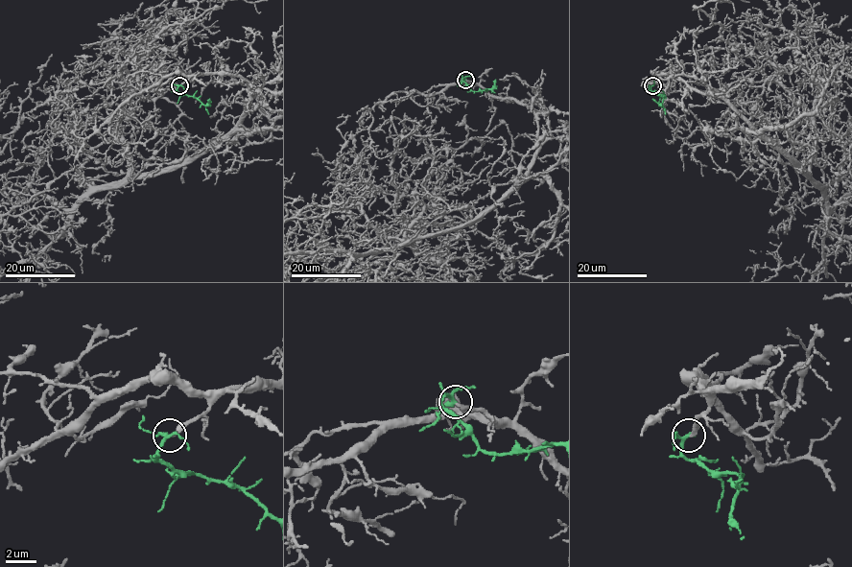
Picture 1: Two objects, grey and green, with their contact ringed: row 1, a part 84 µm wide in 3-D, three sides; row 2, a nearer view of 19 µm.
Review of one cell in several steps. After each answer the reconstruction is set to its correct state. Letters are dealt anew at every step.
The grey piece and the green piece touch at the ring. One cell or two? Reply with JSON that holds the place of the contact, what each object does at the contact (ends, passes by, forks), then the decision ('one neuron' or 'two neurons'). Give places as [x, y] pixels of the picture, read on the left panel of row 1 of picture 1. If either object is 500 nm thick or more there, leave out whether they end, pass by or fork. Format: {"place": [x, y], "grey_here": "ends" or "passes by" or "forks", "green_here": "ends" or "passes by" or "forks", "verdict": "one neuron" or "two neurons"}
{"place": [179, 85], "grey_here": "ends", "green_here": "forks", "verdict": "one neuron"}

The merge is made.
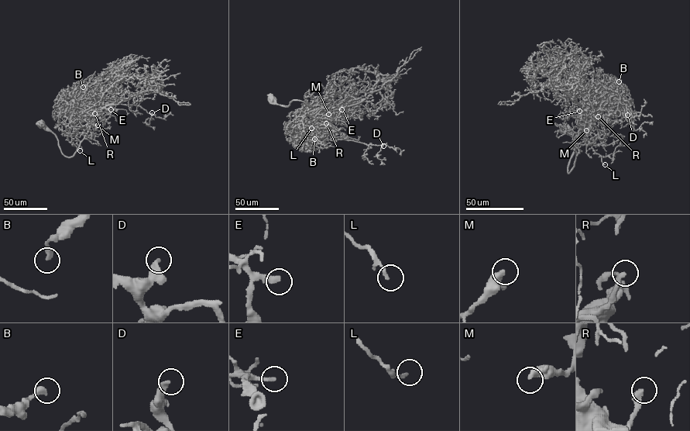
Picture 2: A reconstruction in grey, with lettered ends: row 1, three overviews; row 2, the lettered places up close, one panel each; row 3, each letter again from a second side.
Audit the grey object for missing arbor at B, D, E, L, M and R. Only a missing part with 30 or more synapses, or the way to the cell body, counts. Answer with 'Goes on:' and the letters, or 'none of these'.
Goes on: E, M

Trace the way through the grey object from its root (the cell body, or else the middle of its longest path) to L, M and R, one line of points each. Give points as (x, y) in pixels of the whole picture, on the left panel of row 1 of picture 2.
L: (40, 123), (55, 135), (61, 152), (67, 156), (76, 151), (90, 123), (71, 135), (71, 143), (80, 150)
M: (40, 123), (55, 135), (61, 152), (67, 156), (73, 155), (98, 115), (91, 107), (87, 115), (97, 125)
R: (40, 123), (55, 135), (61, 152), (70, 156), (91, 122), (97, 116), (95, 117), (94, 113)

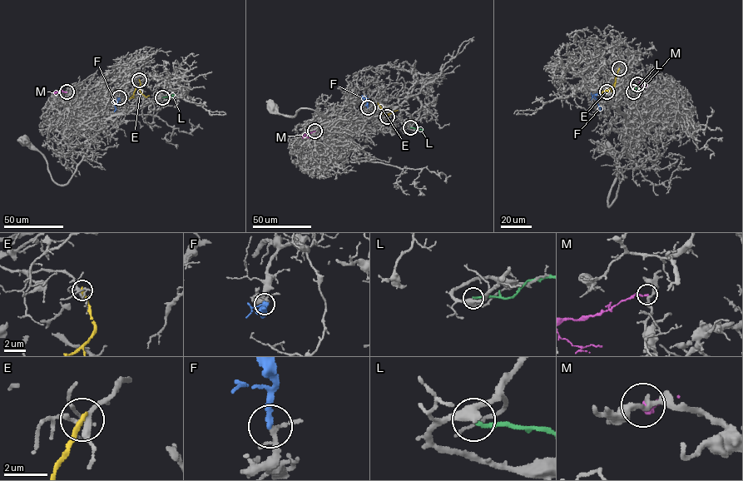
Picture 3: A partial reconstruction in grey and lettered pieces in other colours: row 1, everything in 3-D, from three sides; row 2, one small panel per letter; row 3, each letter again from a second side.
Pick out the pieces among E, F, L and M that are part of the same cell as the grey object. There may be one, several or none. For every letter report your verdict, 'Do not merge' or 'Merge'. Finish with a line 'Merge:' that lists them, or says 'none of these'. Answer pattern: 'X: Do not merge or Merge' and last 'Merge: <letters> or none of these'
E: Do not merge
F: Merge
L: Do not merge
M: Do not merge
Merge: F

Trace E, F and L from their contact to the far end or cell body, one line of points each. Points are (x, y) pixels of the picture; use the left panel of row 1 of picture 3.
E: (139, 80), (140, 84), (129, 98)
F: (119, 97), (114, 111)
L: (162, 97), (175, 94)

